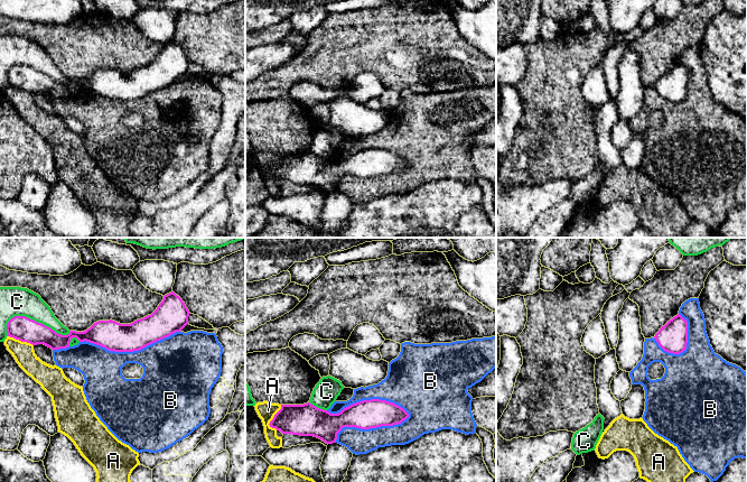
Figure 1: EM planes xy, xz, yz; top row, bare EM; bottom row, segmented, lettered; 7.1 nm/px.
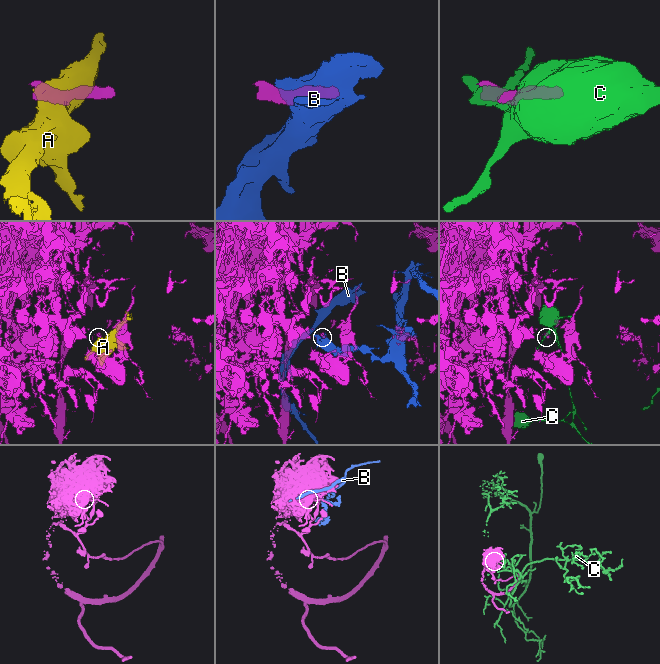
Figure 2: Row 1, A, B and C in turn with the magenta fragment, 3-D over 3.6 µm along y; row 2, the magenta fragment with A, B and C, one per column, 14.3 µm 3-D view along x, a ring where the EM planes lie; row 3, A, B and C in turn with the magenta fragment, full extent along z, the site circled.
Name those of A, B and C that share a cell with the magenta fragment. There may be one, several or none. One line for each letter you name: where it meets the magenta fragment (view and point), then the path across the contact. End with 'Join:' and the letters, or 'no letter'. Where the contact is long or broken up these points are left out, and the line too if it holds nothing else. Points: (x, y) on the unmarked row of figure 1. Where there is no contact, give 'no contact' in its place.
Join: no letter

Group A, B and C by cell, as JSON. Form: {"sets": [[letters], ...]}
{"sets": [["A"], ["B"], ["C"]]}

